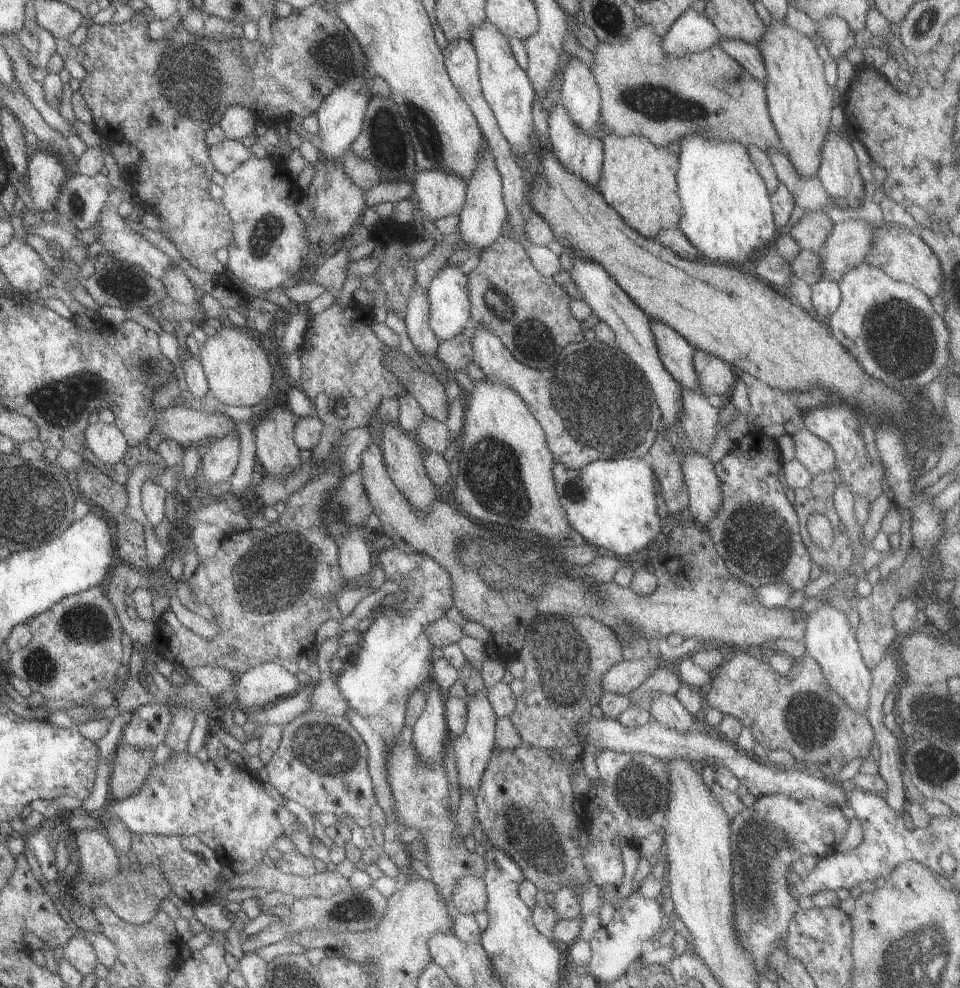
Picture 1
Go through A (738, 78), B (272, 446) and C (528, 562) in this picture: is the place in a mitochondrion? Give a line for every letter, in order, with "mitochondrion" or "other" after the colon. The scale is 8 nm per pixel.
A: other
B: other
C: mitochondrion

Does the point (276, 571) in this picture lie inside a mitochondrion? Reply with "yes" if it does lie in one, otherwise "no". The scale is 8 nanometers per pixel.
yes

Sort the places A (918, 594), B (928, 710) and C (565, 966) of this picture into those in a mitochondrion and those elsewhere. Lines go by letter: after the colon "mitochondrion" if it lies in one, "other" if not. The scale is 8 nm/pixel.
A: other
B: mitochondrion
C: other

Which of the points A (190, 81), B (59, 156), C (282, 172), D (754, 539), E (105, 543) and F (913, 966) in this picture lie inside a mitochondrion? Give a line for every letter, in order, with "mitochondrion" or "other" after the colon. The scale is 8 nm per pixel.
A: mitochondrion
B: other
C: other
D: mitochondrion
E: other
F: mitochondrion

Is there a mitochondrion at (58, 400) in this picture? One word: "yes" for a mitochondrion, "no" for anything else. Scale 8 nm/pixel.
yes

